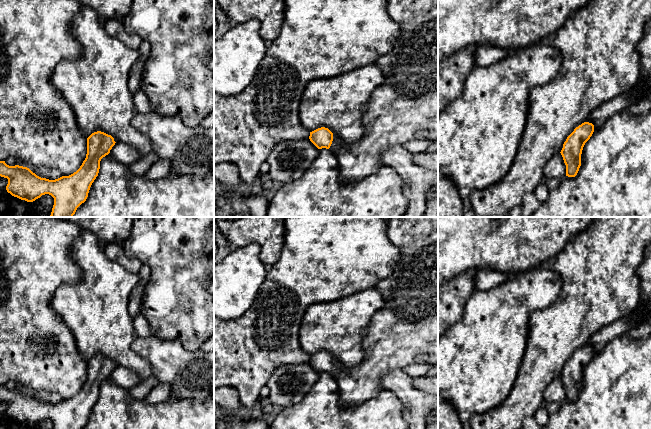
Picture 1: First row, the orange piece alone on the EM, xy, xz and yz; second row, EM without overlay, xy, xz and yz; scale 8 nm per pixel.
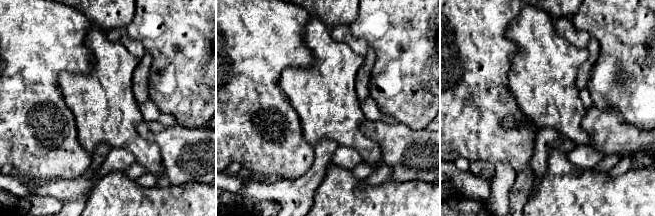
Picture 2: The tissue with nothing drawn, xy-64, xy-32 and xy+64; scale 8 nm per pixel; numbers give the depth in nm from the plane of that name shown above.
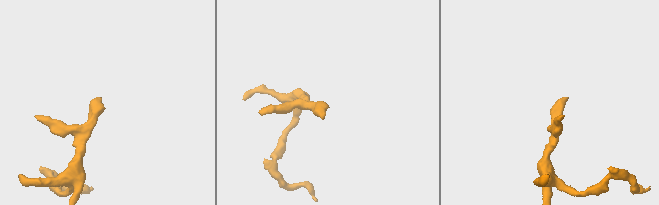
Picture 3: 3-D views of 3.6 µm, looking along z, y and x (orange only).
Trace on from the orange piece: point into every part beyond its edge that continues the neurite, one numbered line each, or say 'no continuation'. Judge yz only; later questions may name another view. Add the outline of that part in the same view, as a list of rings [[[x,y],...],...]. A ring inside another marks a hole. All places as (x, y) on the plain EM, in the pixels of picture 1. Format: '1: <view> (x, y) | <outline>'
no continuation

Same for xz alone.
1: xz (404, 332) | [[[389,217],[388,236],[400,250],[400,256],[391,275],[375,287],[382,296],[383,308],[369,323],[363,339],[363,360],[355,367],[346,367],[333,358],[329,372],[337,382],[343,407],[363,404],[385,390],[381,379],[388,372],[403,371],[413,364],[438,364],[438,217]]]

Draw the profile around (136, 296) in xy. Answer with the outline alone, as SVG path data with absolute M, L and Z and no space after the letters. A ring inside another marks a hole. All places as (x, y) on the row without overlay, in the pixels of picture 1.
M142 264L138 275L139 281L132 289L128 301L128 311L132 318L141 314L141 304L144 296L145 287L150 279L150 268L146 264Z

